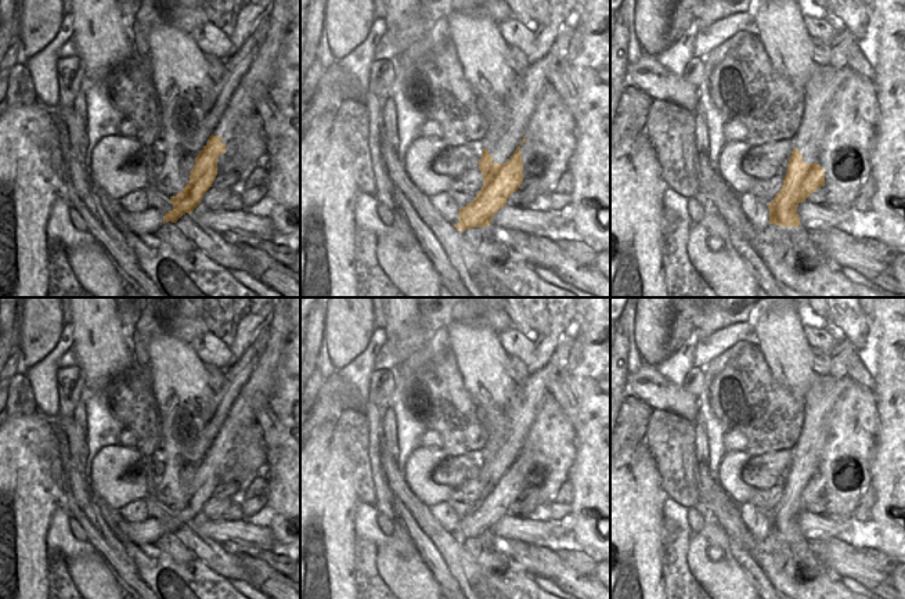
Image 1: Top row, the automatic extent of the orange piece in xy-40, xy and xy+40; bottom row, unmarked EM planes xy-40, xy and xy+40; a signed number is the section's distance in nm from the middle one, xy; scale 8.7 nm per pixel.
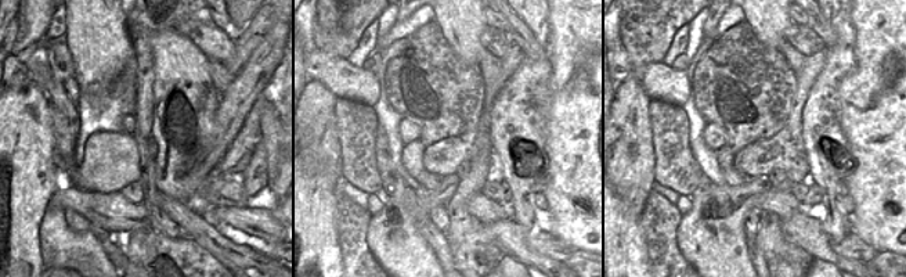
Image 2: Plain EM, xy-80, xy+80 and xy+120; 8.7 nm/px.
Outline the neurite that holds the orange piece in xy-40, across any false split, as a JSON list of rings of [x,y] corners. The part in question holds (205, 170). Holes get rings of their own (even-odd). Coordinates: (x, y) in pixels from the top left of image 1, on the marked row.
[[[210,136],[201,154],[195,158],[190,181],[176,196],[170,196],[173,209],[162,216],[148,208],[143,213],[122,214],[123,223],[137,235],[154,235],[165,223],[176,223],[183,214],[191,213],[202,201],[217,176],[217,159],[226,154],[226,142],[220,136]]]

